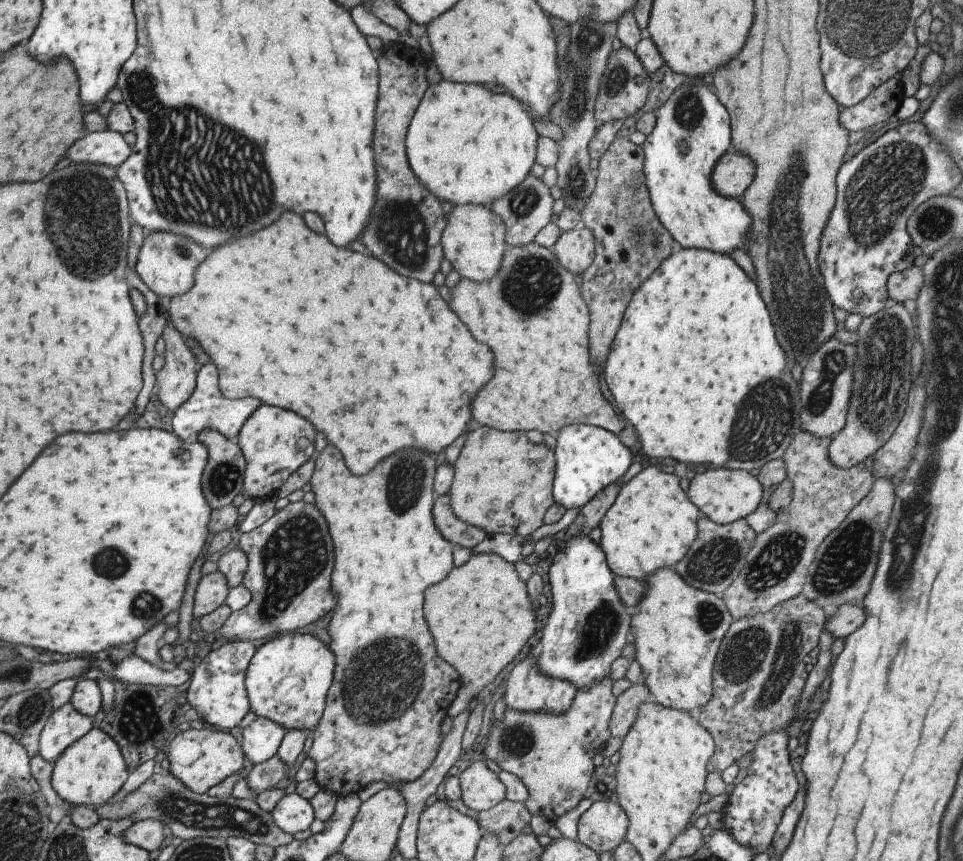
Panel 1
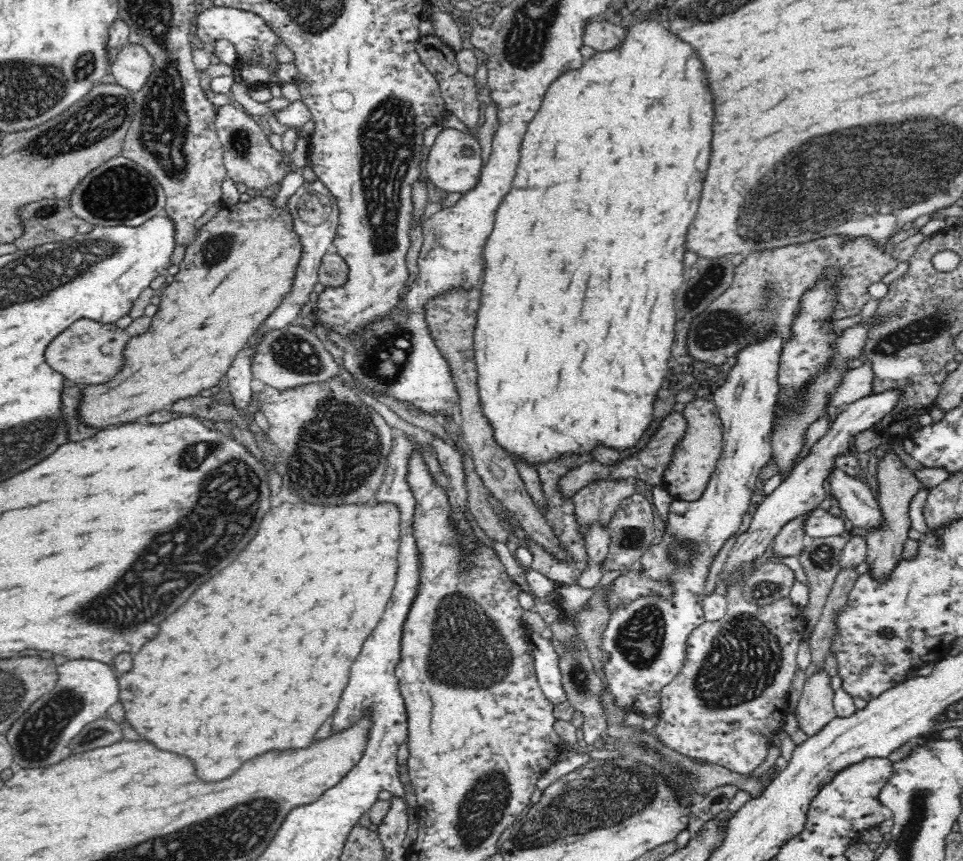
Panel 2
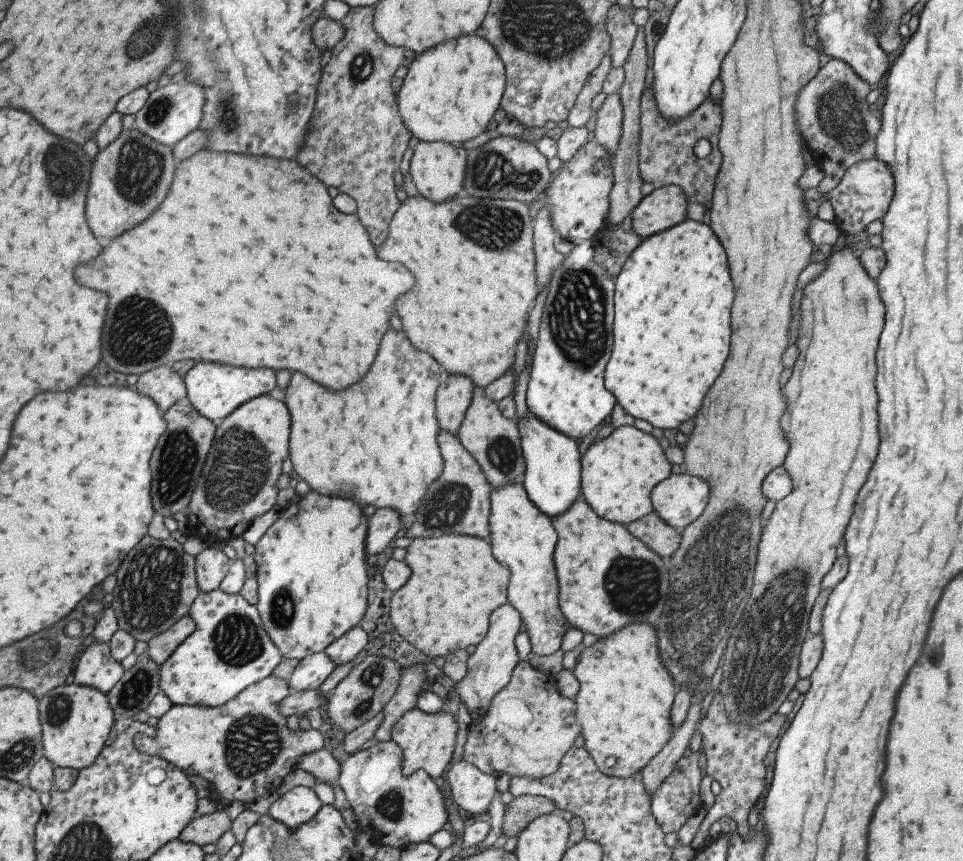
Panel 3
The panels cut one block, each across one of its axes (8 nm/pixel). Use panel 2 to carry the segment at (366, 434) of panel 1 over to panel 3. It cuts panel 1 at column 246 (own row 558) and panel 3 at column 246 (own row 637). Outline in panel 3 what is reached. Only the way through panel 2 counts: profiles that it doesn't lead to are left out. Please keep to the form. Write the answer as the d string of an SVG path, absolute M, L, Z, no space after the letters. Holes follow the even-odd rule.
M200 150L198 154L194 154L192 158L184 158L180 162L176 163L176 170L174 170L174 182L172 182L172 188L168 192L164 204L160 206L160 210L156 210L156 214L152 214L152 218L144 220L140 226L134 226L130 230L112 238L110 241L104 242L104 248L102 248L102 254L94 260L94 262L88 262L86 266L80 266L76 270L76 280L82 284L82 286L88 286L88 288L96 288L96 290L102 290L108 294L110 298L110 306L108 306L108 316L106 322L104 322L104 332L102 332L102 358L104 362L112 368L112 370L118 370L118 372L124 372L124 374L144 374L148 370L155 369L156 366L172 366L174 362L180 362L180 360L204 360L204 362L220 362L220 364L230 364L230 366L240 366L240 368L272 368L272 370L290 370L290 372L300 372L308 378L312 378L314 382L320 382L320 386L328 388L328 390L344 390L352 384L356 384L360 378L364 378L364 374L370 370L376 354L378 354L378 348L380 348L380 340L382 336L386 334L386 330L390 328L390 318L394 314L394 302L408 294L416 280L414 276L410 274L410 270L406 270L406 266L400 266L400 264L390 264L390 262L382 262L378 256L376 256L376 250L370 242L370 234L366 232L366 228L360 224L360 219L356 215L348 216L348 214L342 214L334 208L332 204L332 198L328 196L328 190L322 182L316 182L316 178L308 178L308 172L298 164L298 162L278 162L278 160L270 160L270 158L252 158L252 156L246 156L246 154L214 154L214 152L206 152L206 150Z

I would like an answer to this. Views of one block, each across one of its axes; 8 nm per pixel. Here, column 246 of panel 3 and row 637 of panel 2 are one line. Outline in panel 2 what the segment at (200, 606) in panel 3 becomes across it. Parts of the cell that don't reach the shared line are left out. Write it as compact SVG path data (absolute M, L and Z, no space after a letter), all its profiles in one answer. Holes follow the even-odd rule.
M778 334L766 336L766 340L759 340L756 344L750 344L742 348L736 354L736 364L731 367L728 377L717 385L714 392L713 404L718 409L718 415L722 421L722 454L718 459L712 478L698 500L683 501L672 500L668 510L668 520L662 542L651 545L642 555L642 573L654 579L654 581L668 581L674 592L670 597L642 596L636 600L628 600L611 611L611 617L600 638L600 649L606 651L607 660L604 662L604 676L607 678L607 688L614 695L616 707L630 713L645 714L646 718L658 716L661 712L661 690L681 671L685 656L686 643L689 634L698 628L705 620L702 609L704 596L704 583L714 557L719 553L724 543L736 533L742 516L752 510L752 493L754 484L760 469L767 464L772 457L771 433L776 418L776 406L778 402L778 371L781 351L785 341ZM681 544L689 546L692 558L688 562L677 562L671 556L672 550Z

